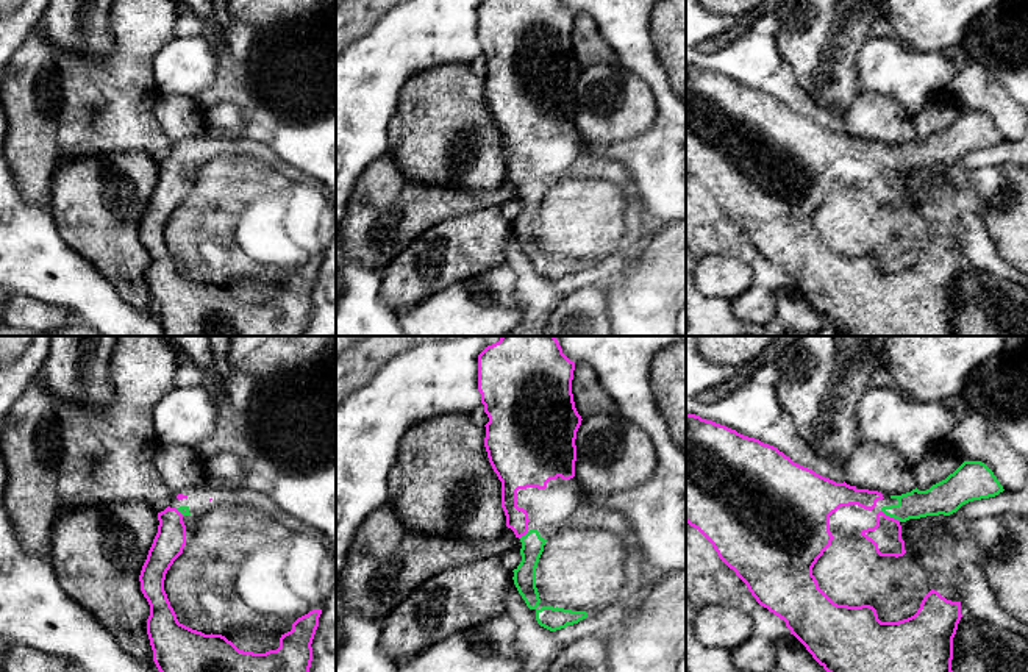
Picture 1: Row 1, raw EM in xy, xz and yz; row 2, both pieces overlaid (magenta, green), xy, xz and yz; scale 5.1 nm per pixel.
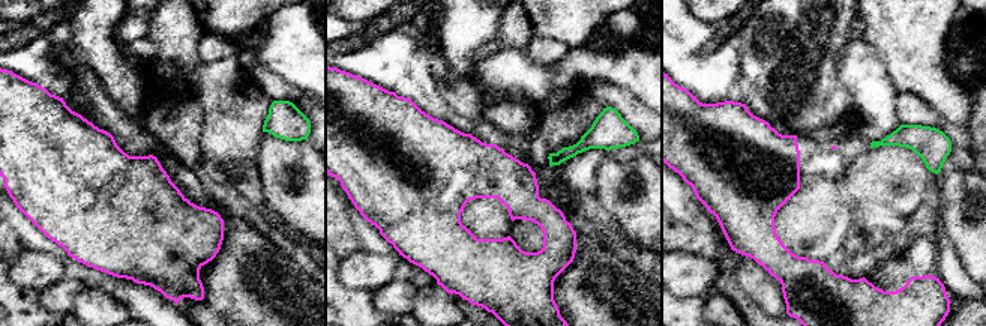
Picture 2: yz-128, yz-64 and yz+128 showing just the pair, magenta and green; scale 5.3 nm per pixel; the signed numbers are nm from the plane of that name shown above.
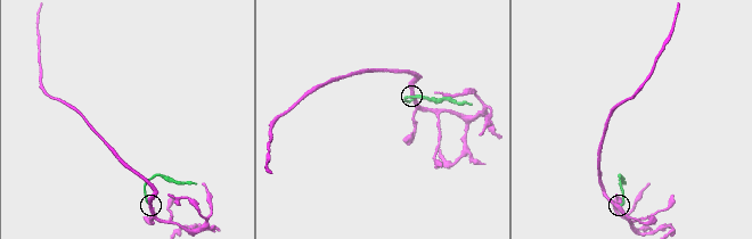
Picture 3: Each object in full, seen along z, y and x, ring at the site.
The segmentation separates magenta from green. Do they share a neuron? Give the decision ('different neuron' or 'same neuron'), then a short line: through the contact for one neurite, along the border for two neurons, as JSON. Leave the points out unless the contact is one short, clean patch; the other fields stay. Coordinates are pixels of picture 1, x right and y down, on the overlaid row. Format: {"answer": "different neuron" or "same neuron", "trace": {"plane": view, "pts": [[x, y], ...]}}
{"answer": "same neuron", "trace": {"plane": "yz", "pts": [[886, 536], [891, 518], [911, 505], [936, 500]]}}

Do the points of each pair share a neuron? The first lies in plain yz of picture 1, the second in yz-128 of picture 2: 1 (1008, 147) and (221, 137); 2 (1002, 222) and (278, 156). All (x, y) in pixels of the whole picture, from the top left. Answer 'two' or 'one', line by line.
1: two
2: one

